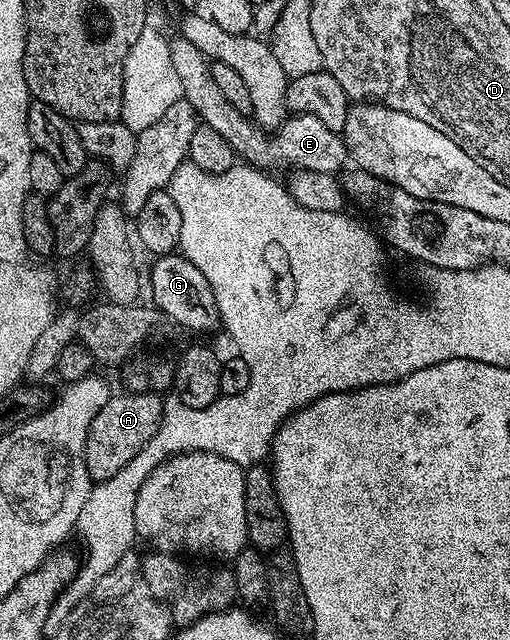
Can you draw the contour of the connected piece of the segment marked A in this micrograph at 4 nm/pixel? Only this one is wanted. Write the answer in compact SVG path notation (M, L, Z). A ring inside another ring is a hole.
M128 392L114 393L99 408L99 412L91 420L87 440L85 441L85 467L94 483L107 480L155 436L161 423L161 408L163 398L160 394L130 394Z

